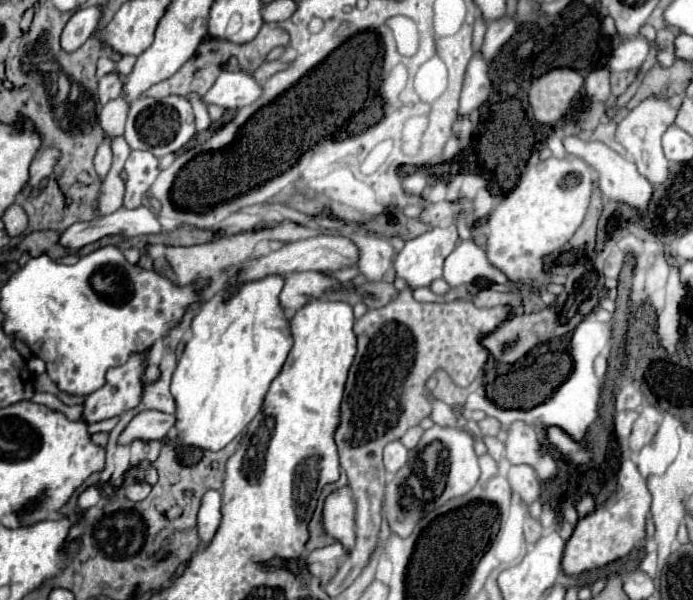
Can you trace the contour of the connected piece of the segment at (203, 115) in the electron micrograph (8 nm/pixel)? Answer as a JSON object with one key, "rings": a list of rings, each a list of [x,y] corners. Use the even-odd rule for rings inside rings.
{"rings":[[[190,92],[188,98],[190,98],[190,104],[192,104],[194,114],[196,114],[196,128],[198,128],[198,132],[202,132],[202,130],[206,130],[206,128],[210,126],[212,120],[210,120],[204,104],[198,100],[198,94],[196,94],[196,92]]]}

